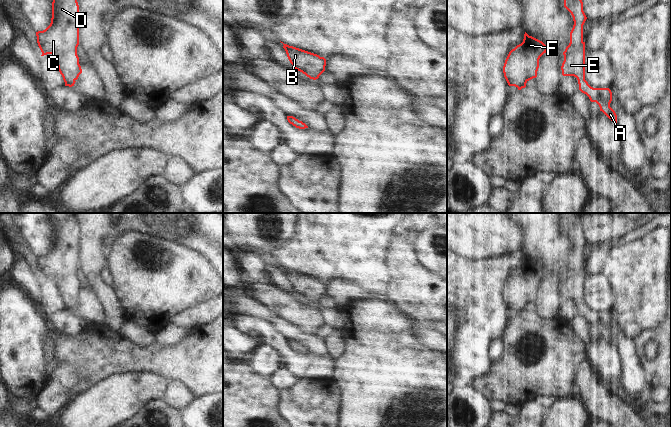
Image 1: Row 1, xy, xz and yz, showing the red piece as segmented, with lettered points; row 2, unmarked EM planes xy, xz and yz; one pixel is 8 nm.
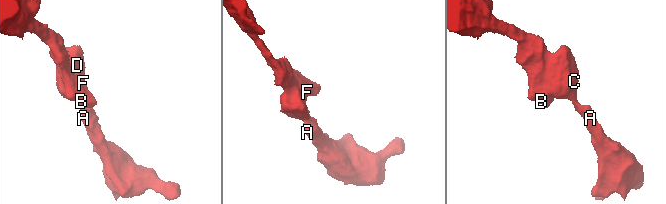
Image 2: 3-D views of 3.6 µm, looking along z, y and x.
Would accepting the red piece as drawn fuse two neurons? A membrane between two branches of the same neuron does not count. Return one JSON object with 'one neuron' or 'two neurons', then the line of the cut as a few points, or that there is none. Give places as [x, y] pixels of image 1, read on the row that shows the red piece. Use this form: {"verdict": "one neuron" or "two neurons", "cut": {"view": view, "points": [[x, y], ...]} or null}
{"verdict": "one neuron", "cut": null}

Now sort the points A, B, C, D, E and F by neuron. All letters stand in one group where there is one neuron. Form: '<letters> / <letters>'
A B C D E F

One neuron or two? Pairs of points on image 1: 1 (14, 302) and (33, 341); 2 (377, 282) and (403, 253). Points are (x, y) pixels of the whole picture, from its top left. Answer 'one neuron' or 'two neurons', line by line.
1: one neuron
2: two neurons

